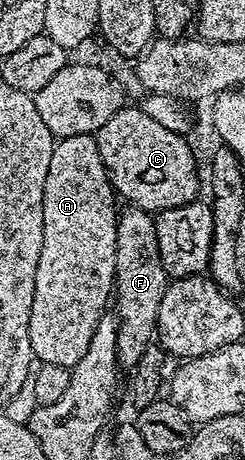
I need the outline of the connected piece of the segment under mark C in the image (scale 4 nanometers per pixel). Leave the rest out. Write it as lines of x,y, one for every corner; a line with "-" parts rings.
124,105
94,133
101,161
116,196
148,213
196,202
199,195
199,167
184,136
165,129
142,111
139,105

